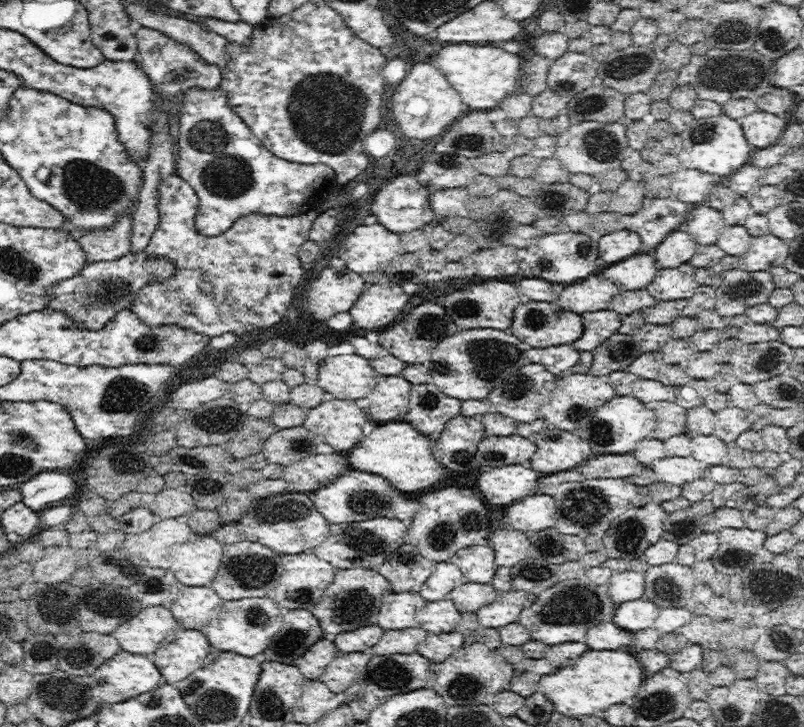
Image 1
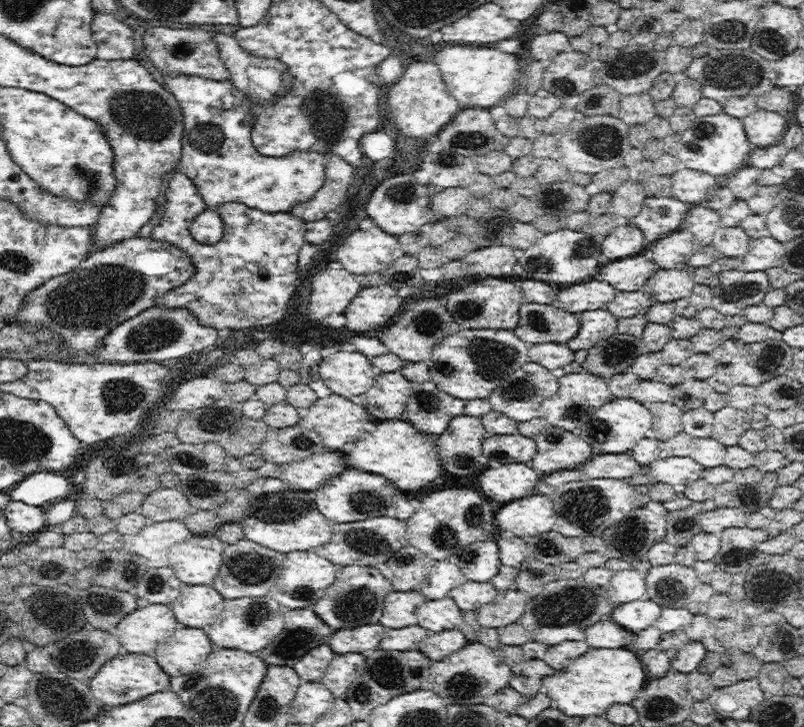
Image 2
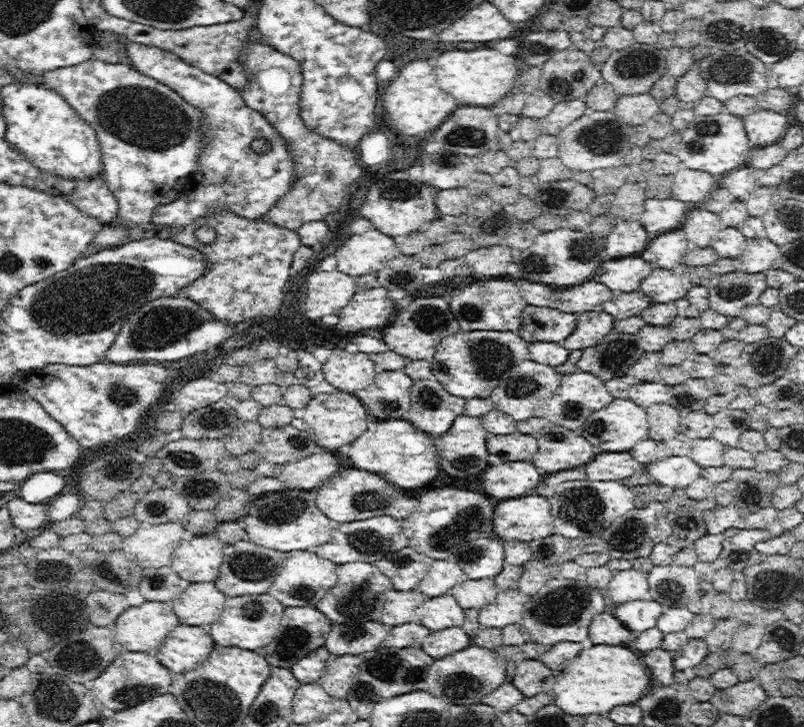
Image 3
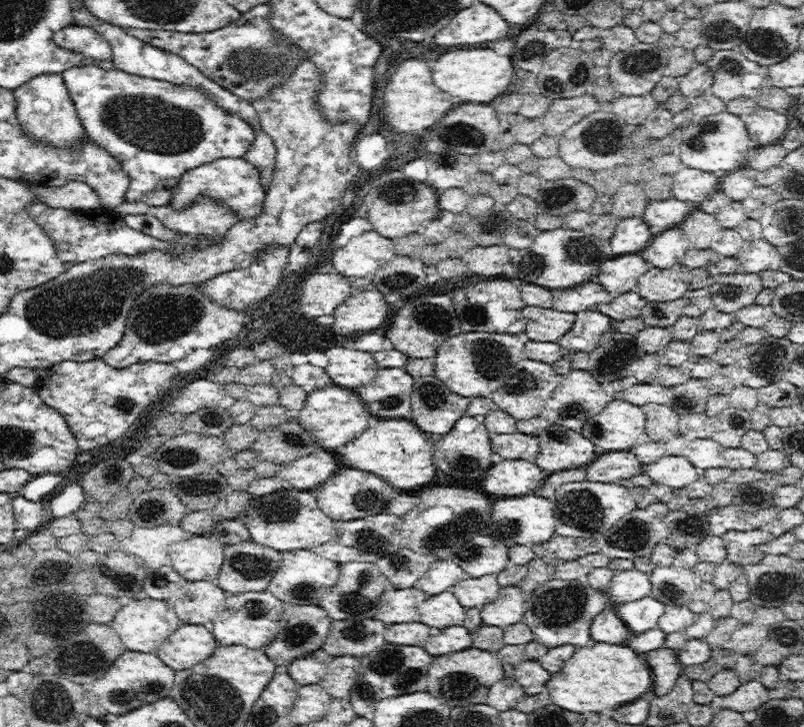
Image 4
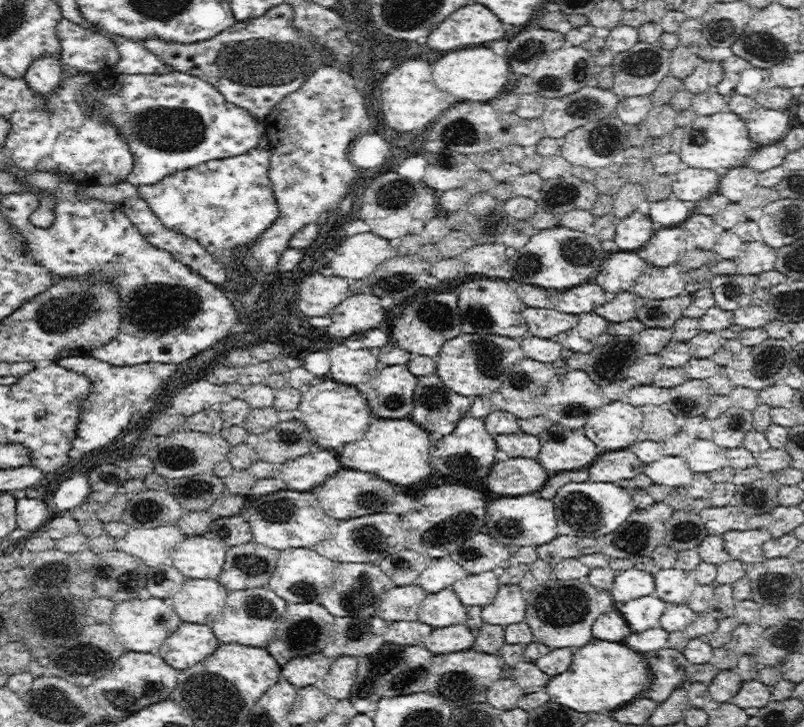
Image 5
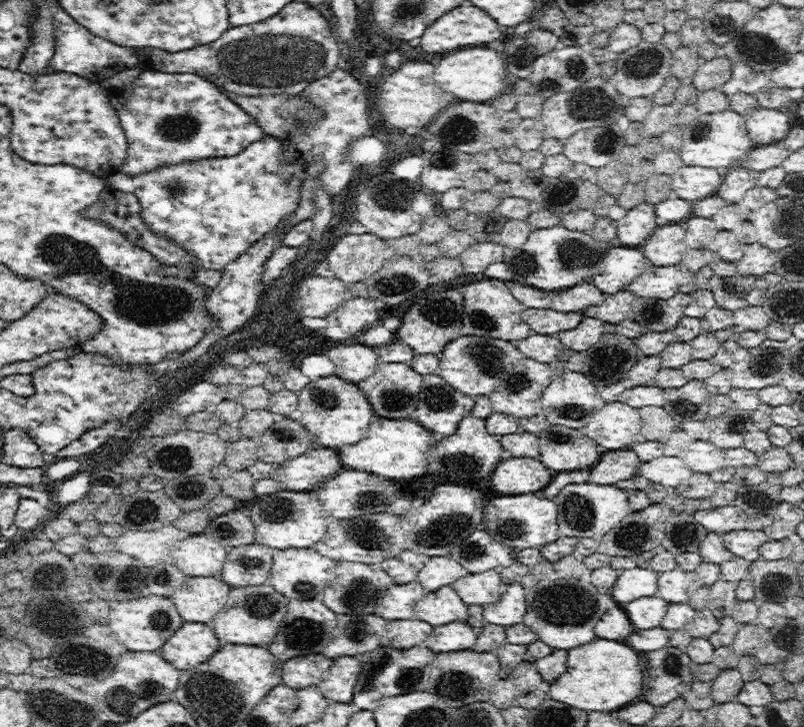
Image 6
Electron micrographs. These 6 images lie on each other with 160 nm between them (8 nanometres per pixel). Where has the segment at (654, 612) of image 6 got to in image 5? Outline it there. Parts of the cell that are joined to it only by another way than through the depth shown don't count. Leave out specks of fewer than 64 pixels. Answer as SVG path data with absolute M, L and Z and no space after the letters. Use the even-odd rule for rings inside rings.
M652 594L624 603L620 612L629 624L631 632L639 633L661 626L660 618L664 615L666 604Z

